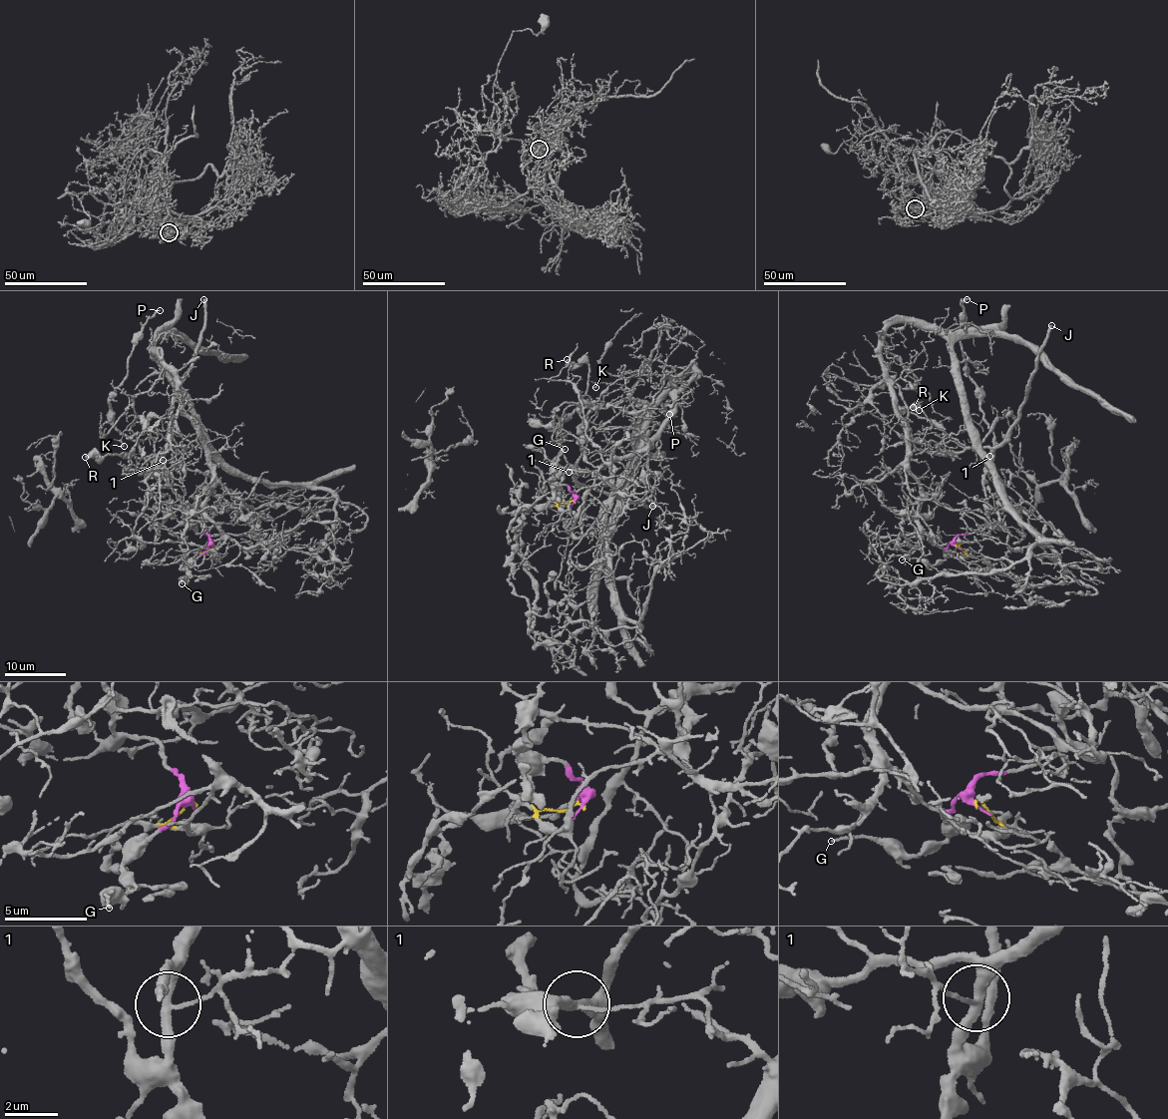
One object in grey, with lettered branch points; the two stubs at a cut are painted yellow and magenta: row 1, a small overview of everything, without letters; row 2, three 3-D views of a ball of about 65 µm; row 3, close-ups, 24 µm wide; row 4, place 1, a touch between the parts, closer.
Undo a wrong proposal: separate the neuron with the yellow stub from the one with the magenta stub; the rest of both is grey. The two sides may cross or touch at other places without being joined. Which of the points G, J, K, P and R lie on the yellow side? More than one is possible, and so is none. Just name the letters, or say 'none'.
K

